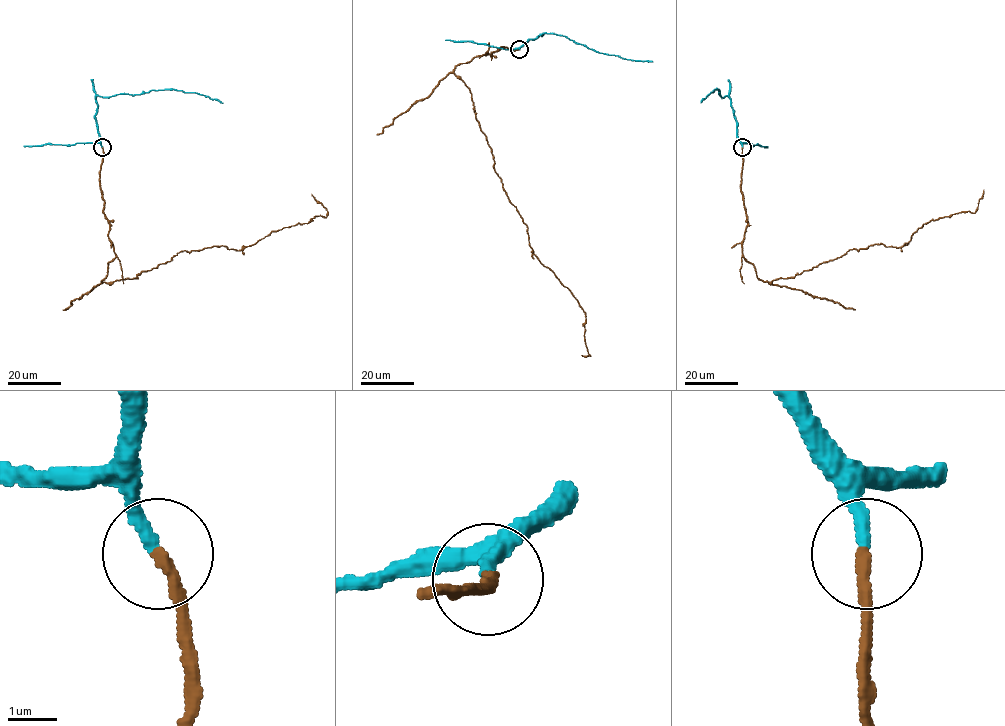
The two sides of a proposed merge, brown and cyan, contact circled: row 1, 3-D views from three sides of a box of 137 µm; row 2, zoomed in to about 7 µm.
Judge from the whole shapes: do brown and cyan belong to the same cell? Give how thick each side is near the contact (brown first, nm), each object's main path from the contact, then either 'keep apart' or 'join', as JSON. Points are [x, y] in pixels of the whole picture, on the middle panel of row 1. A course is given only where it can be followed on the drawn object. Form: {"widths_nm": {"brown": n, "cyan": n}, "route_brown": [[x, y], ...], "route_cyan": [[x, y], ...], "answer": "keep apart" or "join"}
{"widths_nm": {"brown": 240, "cyan": 260}, "route_brown": [[519, 49], [501, 47], [454, 71], [532, 253], [585, 314], [590, 356], [582, 355]], "route_cyan": [[519, 49], [523, 43], [542, 34], [555, 33], [608, 54], [652, 61]], "answer": "join"}

